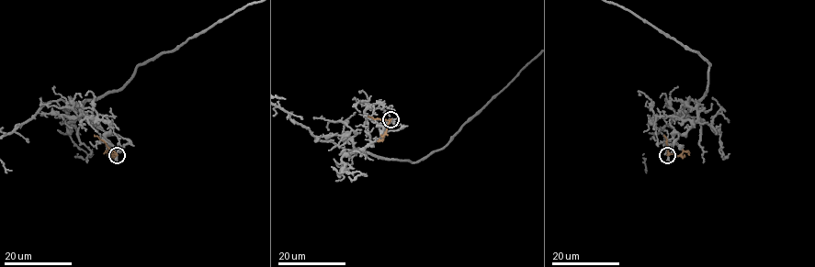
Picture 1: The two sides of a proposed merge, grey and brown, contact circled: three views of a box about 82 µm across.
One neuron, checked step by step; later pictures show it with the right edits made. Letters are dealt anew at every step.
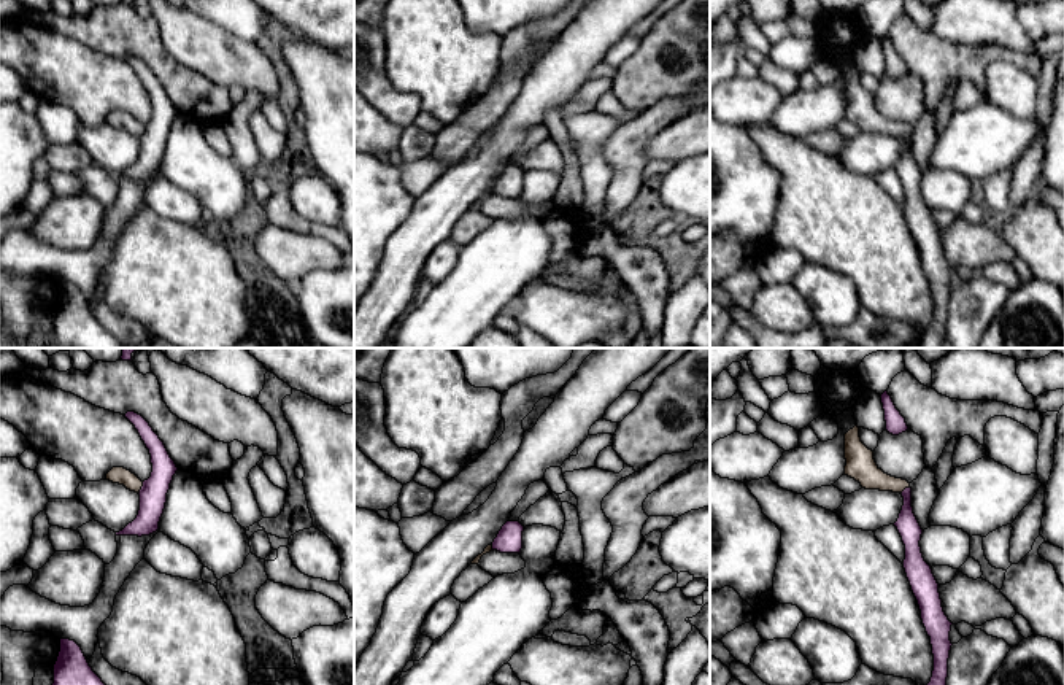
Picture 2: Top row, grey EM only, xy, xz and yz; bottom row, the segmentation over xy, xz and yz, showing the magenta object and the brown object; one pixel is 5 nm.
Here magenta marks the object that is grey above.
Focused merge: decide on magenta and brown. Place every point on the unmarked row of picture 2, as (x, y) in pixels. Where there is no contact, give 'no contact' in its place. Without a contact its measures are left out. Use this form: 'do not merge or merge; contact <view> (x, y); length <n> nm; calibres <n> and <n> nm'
do not merge; contact xy (142, 132); length 70 nm; calibres 140 and 90 nm

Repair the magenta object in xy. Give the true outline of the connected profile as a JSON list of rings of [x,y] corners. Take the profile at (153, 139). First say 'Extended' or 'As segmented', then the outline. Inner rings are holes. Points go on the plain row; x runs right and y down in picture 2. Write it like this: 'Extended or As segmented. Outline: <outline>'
As segmented. Outline: [[[135,56],[124,59],[138,75],[151,99],[152,116],[140,134],[140,154],[137,162],[116,180],[149,180],[159,173],[159,165],[165,153],[167,137],[178,111],[170,102],[164,86],[152,75],[149,67]]]

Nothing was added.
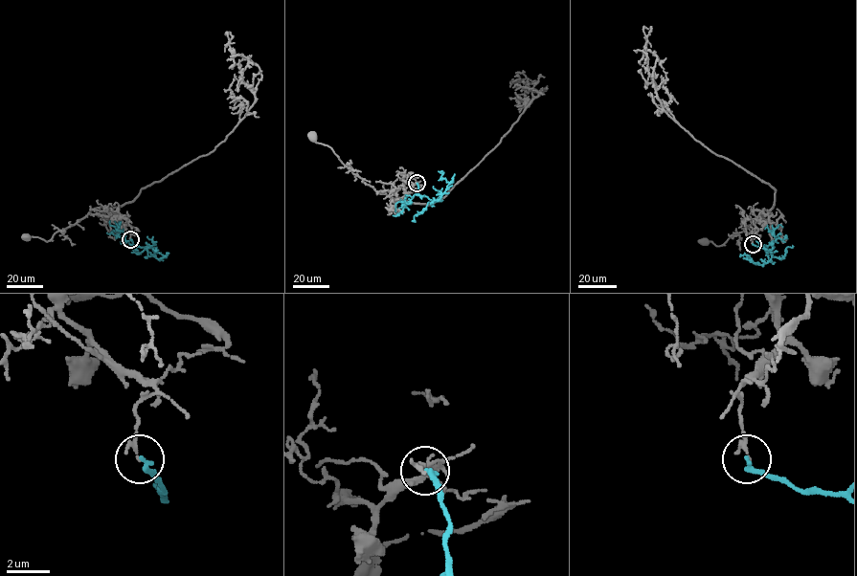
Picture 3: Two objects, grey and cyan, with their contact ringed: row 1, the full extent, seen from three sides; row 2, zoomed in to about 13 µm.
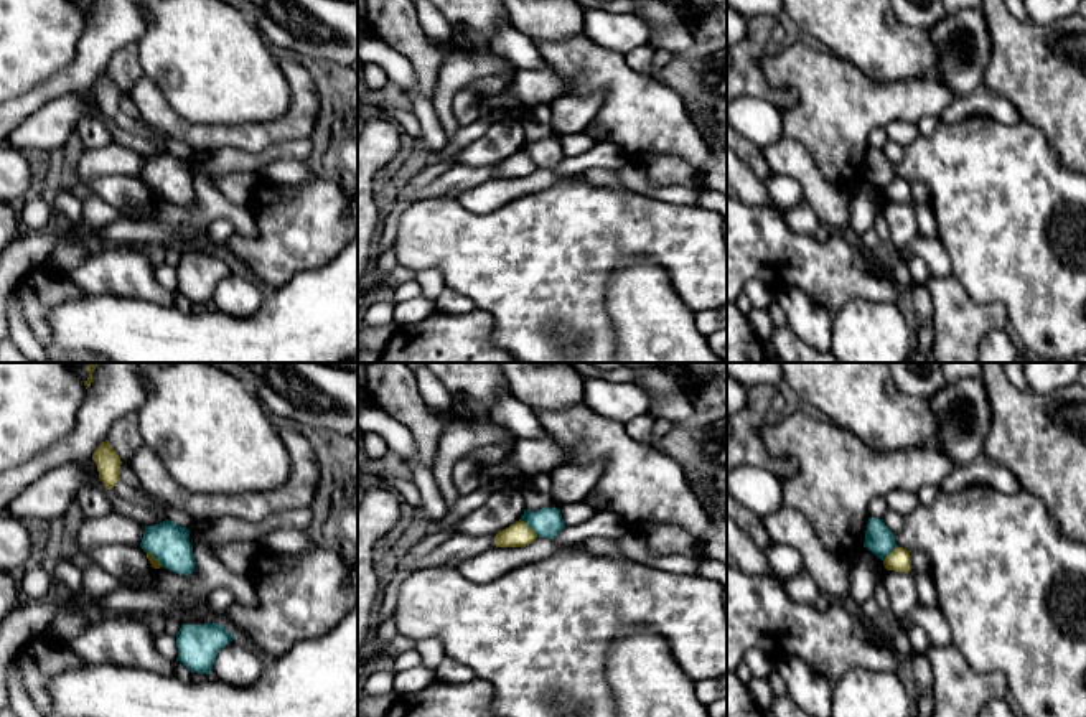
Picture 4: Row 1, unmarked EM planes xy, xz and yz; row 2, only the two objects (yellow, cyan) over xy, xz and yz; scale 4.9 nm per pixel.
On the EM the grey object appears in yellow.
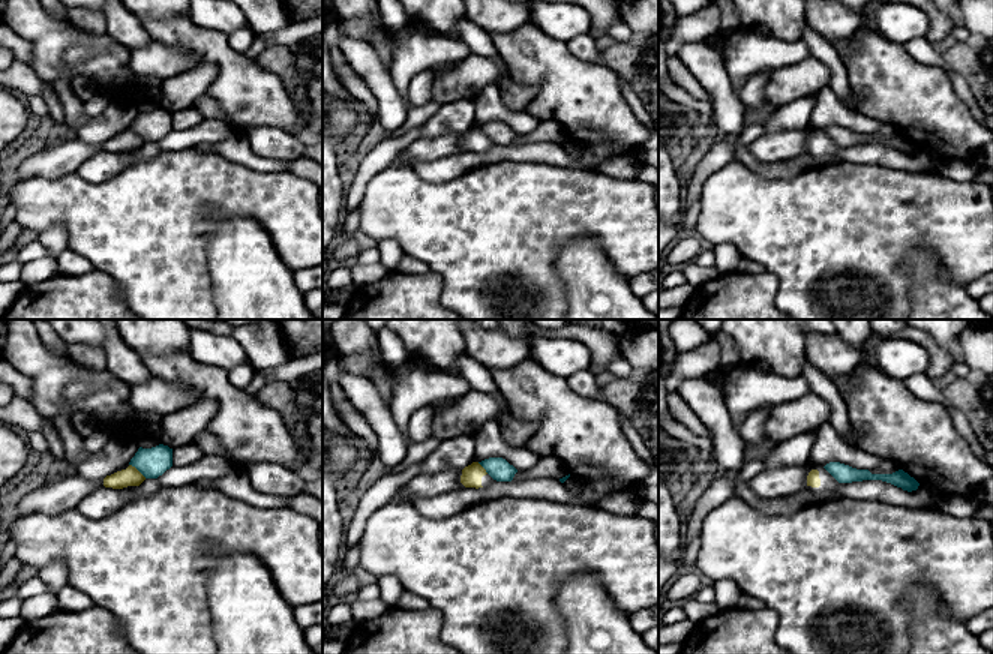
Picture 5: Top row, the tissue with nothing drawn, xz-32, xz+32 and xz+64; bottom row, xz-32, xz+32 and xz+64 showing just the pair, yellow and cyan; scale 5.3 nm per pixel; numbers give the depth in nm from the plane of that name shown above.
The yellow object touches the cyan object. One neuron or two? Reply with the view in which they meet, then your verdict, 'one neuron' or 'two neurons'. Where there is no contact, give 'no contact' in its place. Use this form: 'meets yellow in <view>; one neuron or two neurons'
meets yellow in xz; two neurons

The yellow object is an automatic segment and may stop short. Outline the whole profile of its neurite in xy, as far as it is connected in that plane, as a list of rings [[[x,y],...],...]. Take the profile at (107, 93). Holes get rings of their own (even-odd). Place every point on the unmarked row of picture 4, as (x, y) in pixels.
[[[109,71],[102,73],[94,86],[92,86],[97,102],[99,102],[99,110],[104,114],[107,120],[112,120],[115,114],[120,110],[120,89],[117,82],[110,77]]]

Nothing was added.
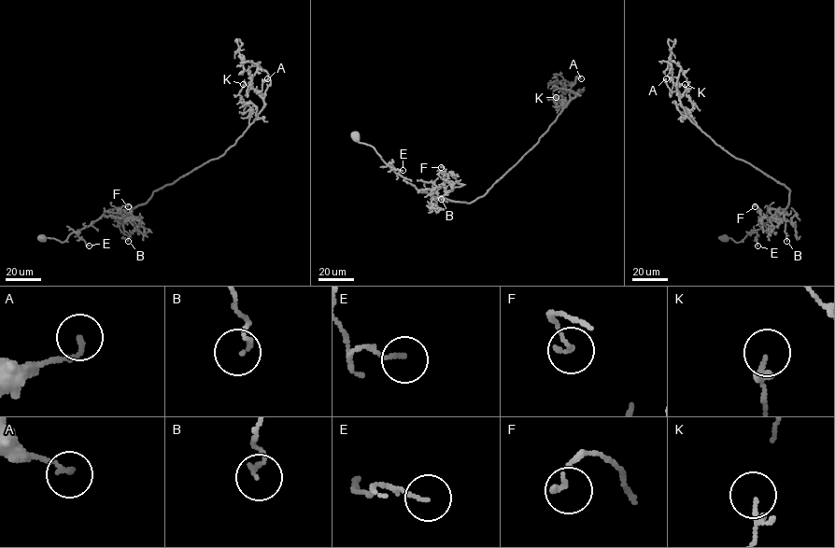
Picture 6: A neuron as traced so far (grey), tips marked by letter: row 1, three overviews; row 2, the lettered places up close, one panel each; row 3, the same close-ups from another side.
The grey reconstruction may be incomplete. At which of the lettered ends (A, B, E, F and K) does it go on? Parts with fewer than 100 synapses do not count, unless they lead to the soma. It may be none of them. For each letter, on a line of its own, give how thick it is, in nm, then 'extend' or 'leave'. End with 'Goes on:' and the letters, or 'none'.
A: 170 nm | leave
B: 130 nm | leave
E: 110 nm | leave
F: 150 nm | leave
K: 130 nm | leave
Goes on: none

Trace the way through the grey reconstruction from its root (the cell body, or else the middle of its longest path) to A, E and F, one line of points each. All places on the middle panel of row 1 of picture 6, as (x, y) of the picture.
A: (355, 136), (419, 191), (469, 203), (537, 143), (577, 94), (570, 89), (581, 78)
E: (355, 136), (359, 142), (372, 146), (391, 170), (403, 170)
F: (355, 136), (372, 146), (395, 173), (420, 191), (435, 196), (446, 194), (443, 177), (445, 175), (441, 167)

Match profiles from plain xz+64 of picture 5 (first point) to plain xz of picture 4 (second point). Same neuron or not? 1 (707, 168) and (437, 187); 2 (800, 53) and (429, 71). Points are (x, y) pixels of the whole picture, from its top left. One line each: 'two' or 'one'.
1: two
2: two

